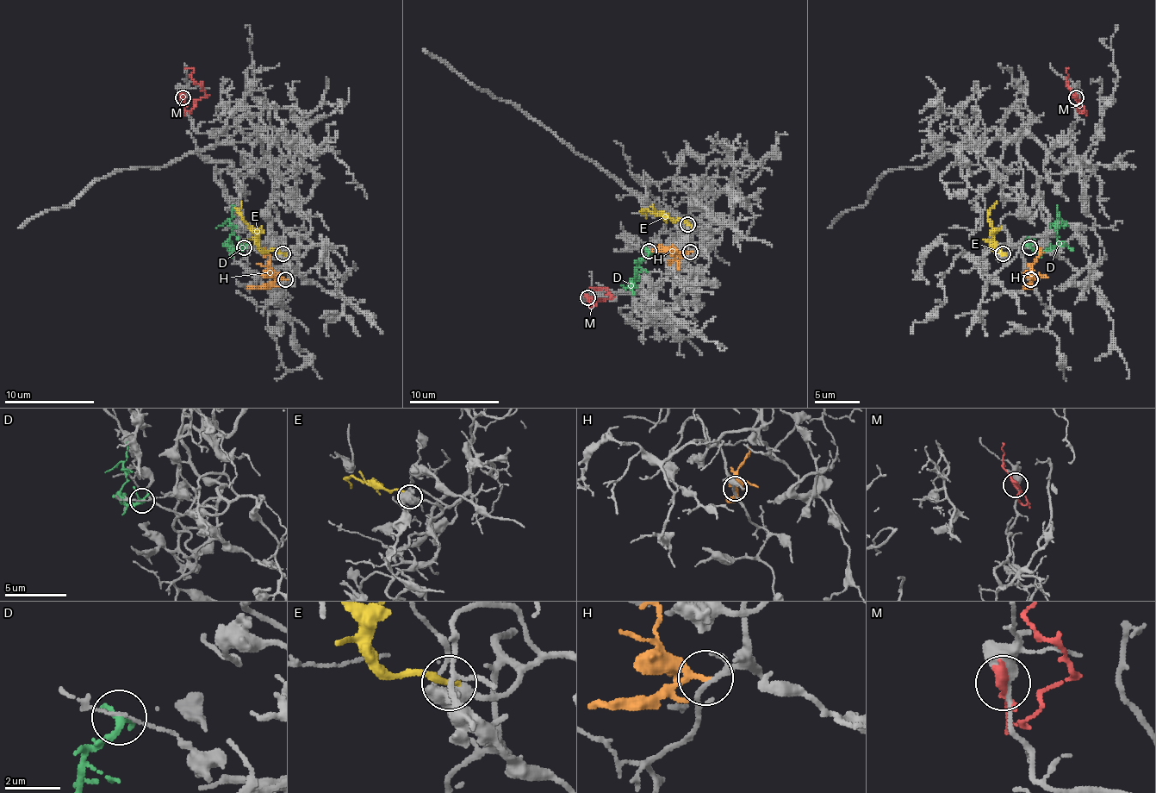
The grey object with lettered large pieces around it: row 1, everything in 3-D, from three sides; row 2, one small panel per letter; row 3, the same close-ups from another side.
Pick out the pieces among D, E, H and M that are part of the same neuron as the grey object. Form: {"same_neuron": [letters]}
{"same_neuron": ["E"]}

